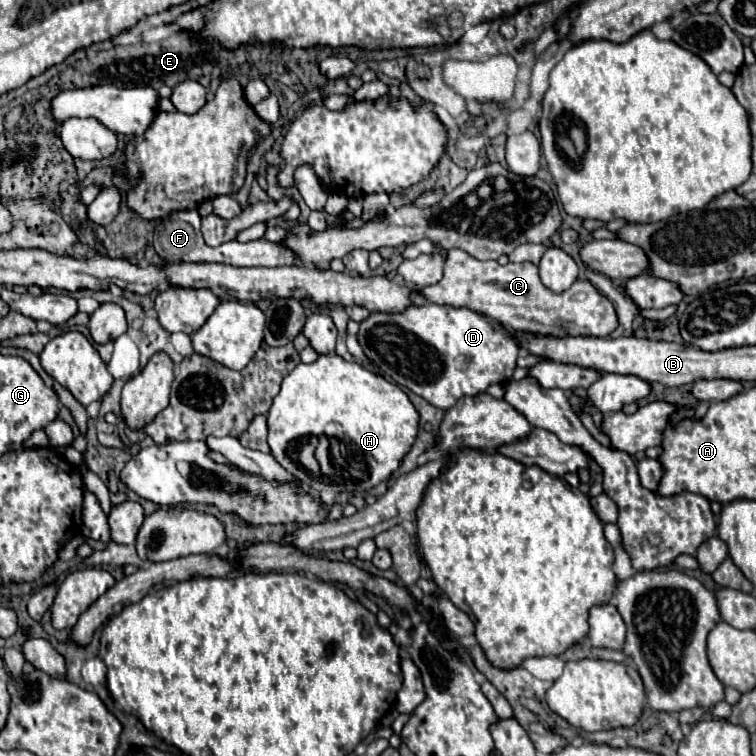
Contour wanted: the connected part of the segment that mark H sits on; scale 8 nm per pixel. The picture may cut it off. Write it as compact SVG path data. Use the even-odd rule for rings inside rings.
M320 355L318 361L310 365L296 365L292 373L288 373L282 381L280 393L274 397L272 407L268 411L268 445L272 457L298 481L304 481L314 491L334 491L334 493L350 493L350 495L366 495L378 483L386 481L392 471L398 469L402 457L410 451L418 433L418 413L410 403L408 395L394 383L386 381L380 375L366 371L358 363L348 363L338 355ZM326 435L330 439L328 457L334 467L330 473L310 473L298 459L302 439Z

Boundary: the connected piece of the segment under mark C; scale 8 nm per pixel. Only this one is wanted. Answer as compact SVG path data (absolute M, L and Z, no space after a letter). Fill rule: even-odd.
M450 249L446 255L444 277L436 285L414 289L416 295L452 307L470 307L512 331L524 331L544 337L608 337L618 327L614 305L590 283L576 279L564 293L552 293L542 285L538 267L534 263L508 263L480 261L462 249Z

